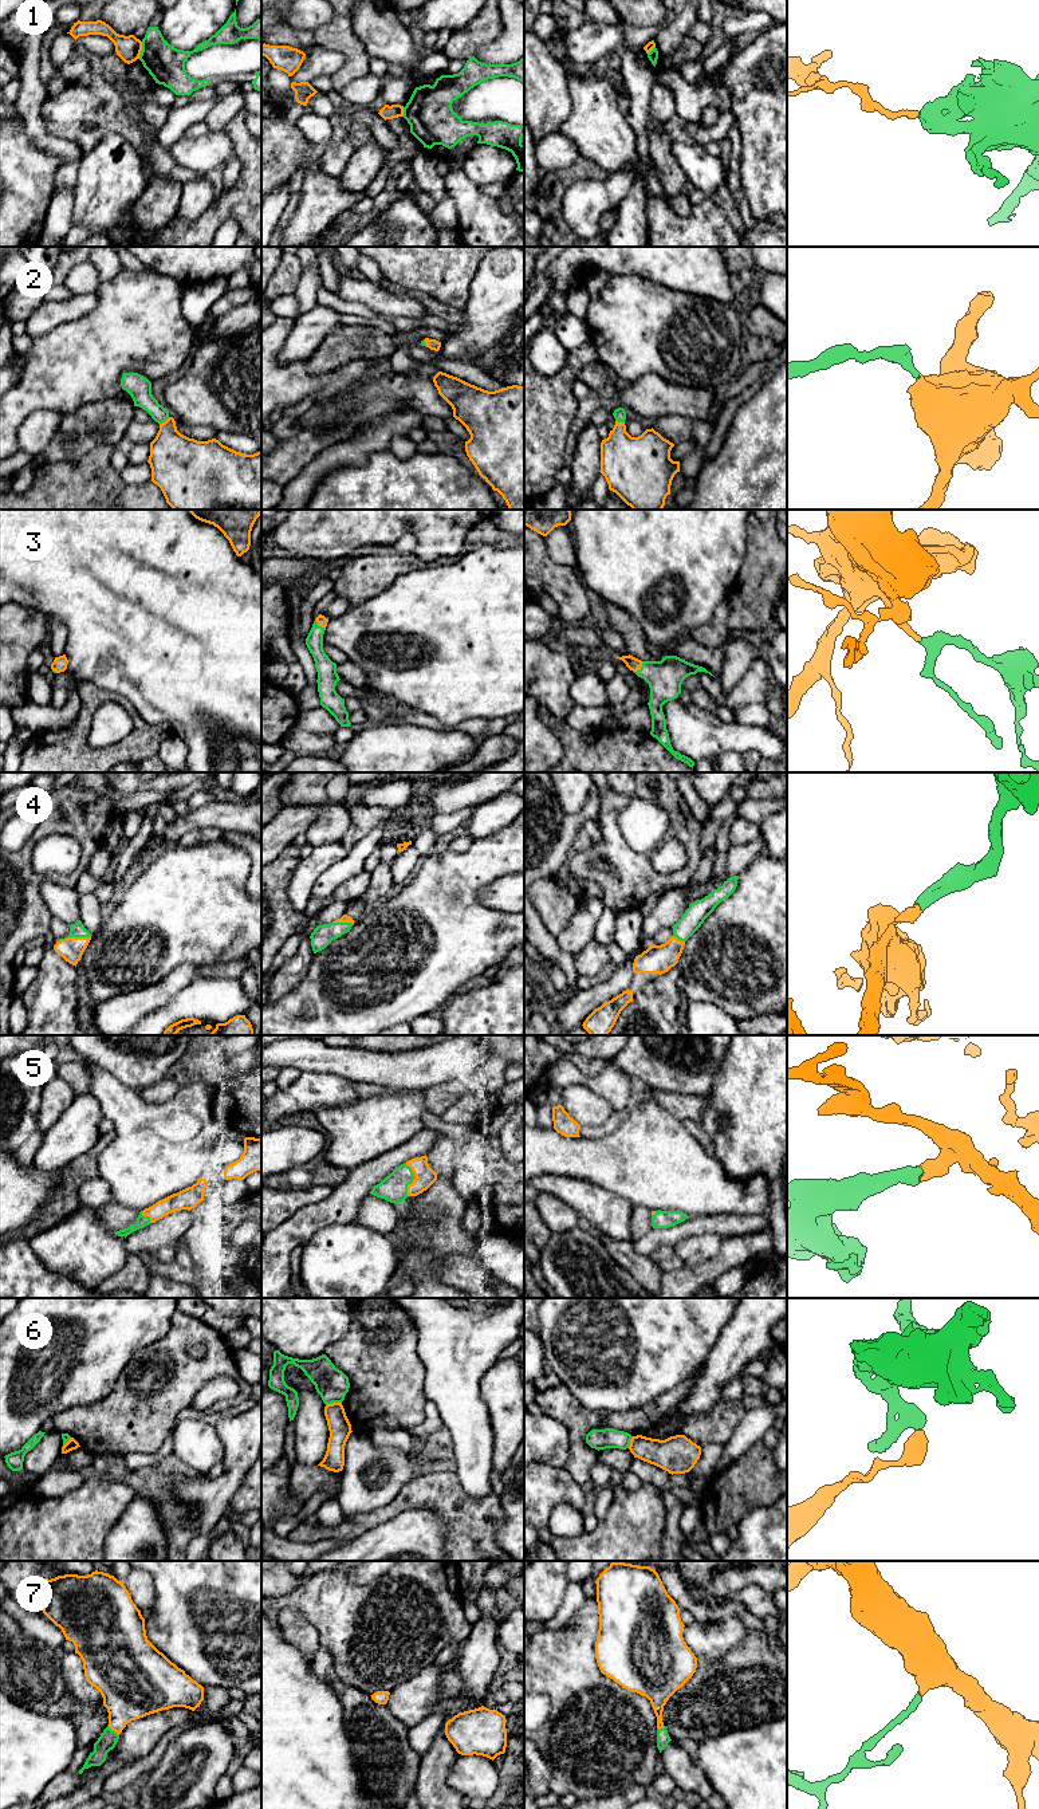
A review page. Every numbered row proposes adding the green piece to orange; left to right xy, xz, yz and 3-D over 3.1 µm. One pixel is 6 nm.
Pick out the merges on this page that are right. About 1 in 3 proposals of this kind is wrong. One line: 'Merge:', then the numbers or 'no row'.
Merge: 2, 3, 4, 5, 7

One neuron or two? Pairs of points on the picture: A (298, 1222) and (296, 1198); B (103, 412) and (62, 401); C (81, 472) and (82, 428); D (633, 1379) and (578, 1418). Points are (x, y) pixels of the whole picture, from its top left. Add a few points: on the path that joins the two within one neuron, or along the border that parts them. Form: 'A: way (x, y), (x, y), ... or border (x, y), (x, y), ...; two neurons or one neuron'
A: border (326, 1198), (302, 1206), (275, 1229); two neurons
B: border (113, 398), (85, 404), (66, 415); two neurons
C: border (110, 444), (91, 447), (75, 460), (50, 463); two neurons
D: border (566, 1387), (590, 1410), (620, 1412); two neurons

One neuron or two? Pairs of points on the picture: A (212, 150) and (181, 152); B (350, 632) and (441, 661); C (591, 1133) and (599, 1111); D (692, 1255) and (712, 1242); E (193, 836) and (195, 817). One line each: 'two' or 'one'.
A: one
B: one
C: two
D: one
E: two

